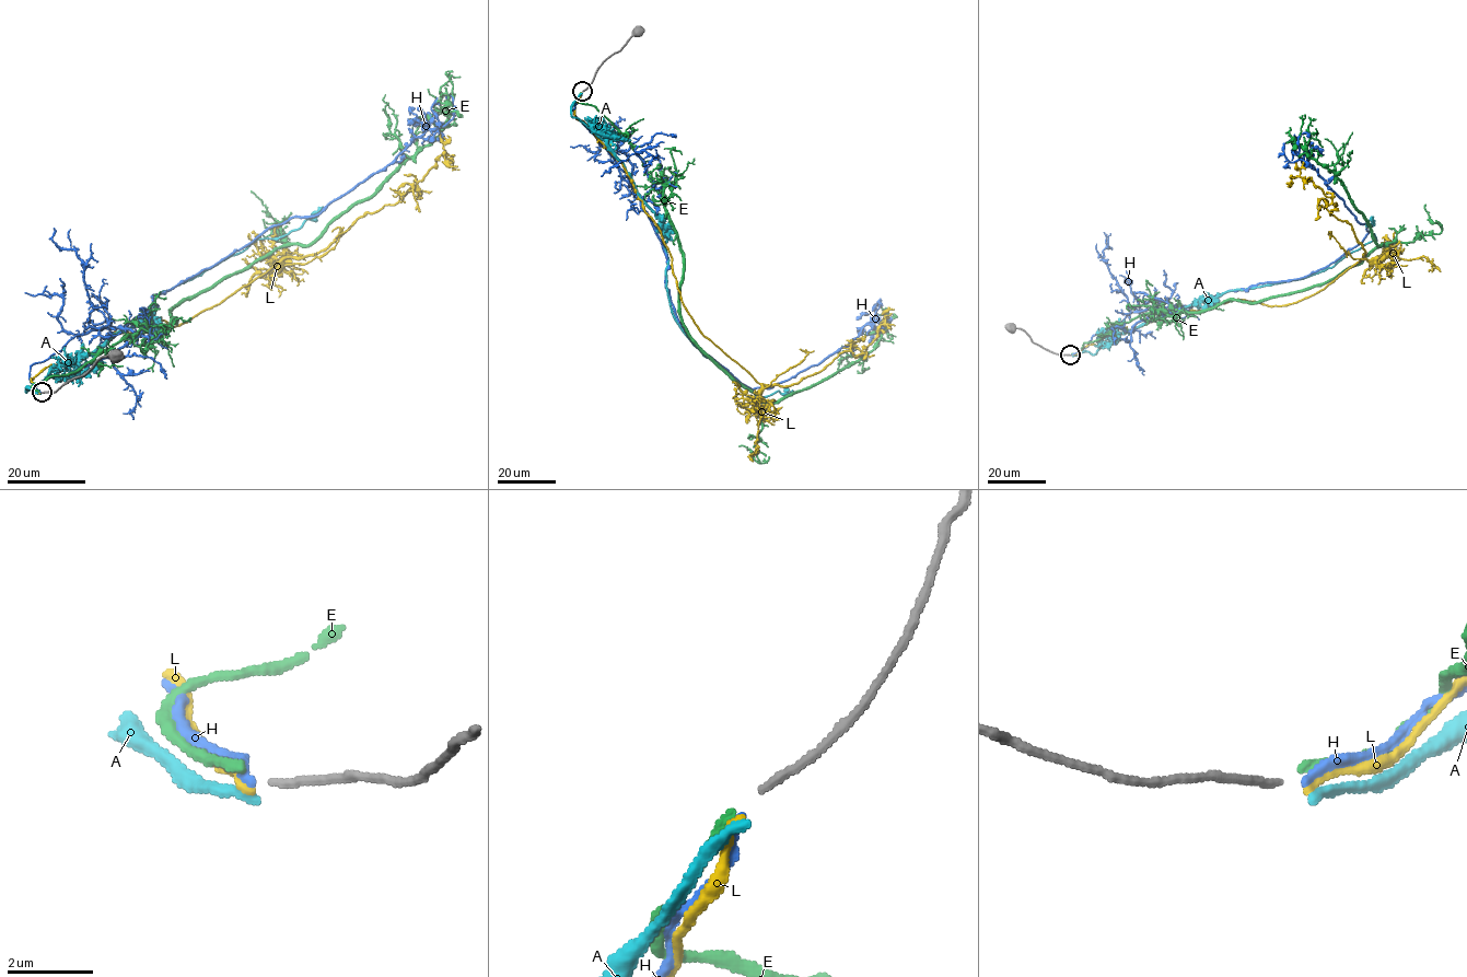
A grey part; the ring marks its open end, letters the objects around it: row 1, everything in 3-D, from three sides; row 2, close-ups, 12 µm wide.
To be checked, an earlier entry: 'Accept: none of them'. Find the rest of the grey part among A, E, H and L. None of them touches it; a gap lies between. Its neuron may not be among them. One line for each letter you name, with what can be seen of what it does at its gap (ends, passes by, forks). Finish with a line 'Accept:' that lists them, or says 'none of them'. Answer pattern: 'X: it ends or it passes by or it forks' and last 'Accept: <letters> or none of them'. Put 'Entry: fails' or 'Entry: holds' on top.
Entry: holds
Accept: none of them

